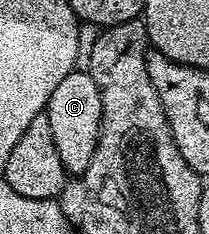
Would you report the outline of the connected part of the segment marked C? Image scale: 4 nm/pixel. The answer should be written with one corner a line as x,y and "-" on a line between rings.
74,70
54,86
54,94
50,94
46,115
50,122
50,134
54,134
54,150
58,150
58,158
62,158
62,166
69,177
83,177
90,166
90,158
94,158
94,146
98,146
100,123
102,122
102,94
98,94
98,86
87,71

